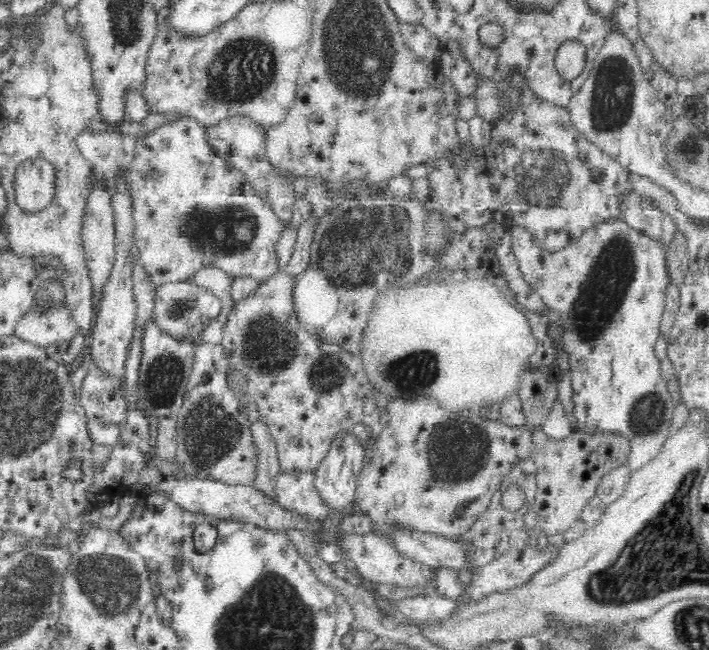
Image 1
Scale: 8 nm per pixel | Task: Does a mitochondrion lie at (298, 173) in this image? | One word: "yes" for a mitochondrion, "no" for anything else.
no

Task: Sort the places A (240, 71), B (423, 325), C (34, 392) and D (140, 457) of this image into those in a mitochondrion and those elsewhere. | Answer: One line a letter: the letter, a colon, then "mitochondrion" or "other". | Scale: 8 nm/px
A: mitochondrion
B: other
C: mitochondrion
D: other

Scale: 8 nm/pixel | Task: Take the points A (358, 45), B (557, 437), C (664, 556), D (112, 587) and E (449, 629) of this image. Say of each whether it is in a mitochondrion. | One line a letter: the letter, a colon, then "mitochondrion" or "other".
A: mitochondrion
B: other
C: mitochondrion
D: mitochondrion
E: other

